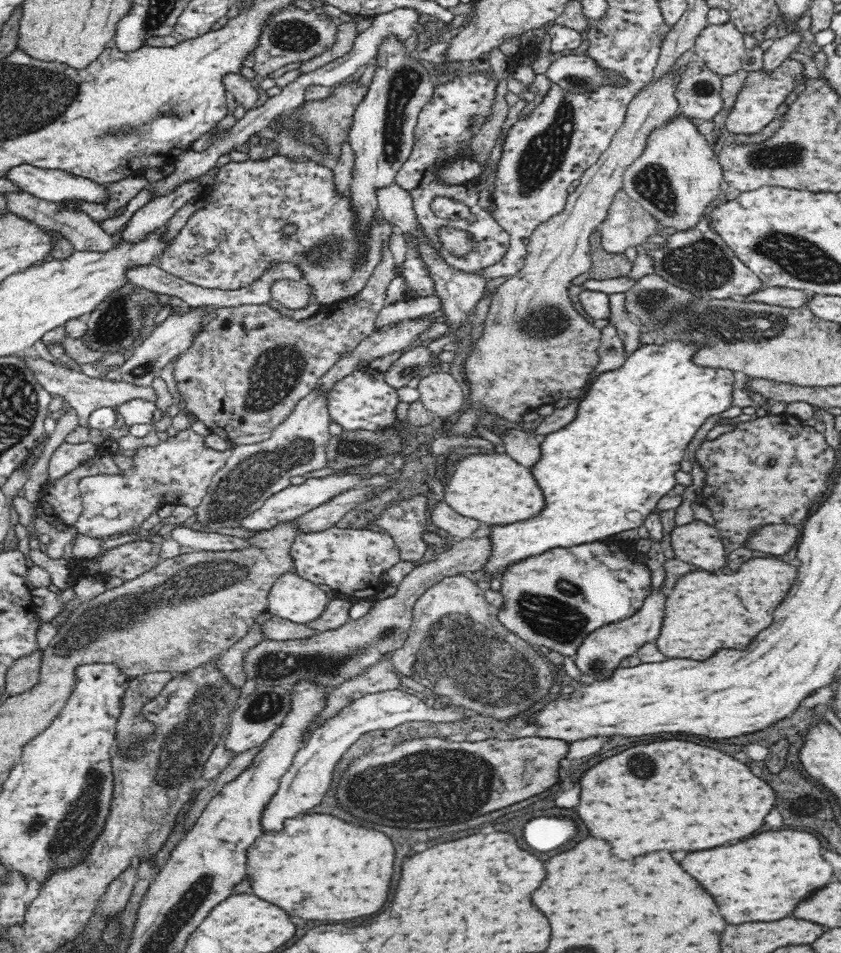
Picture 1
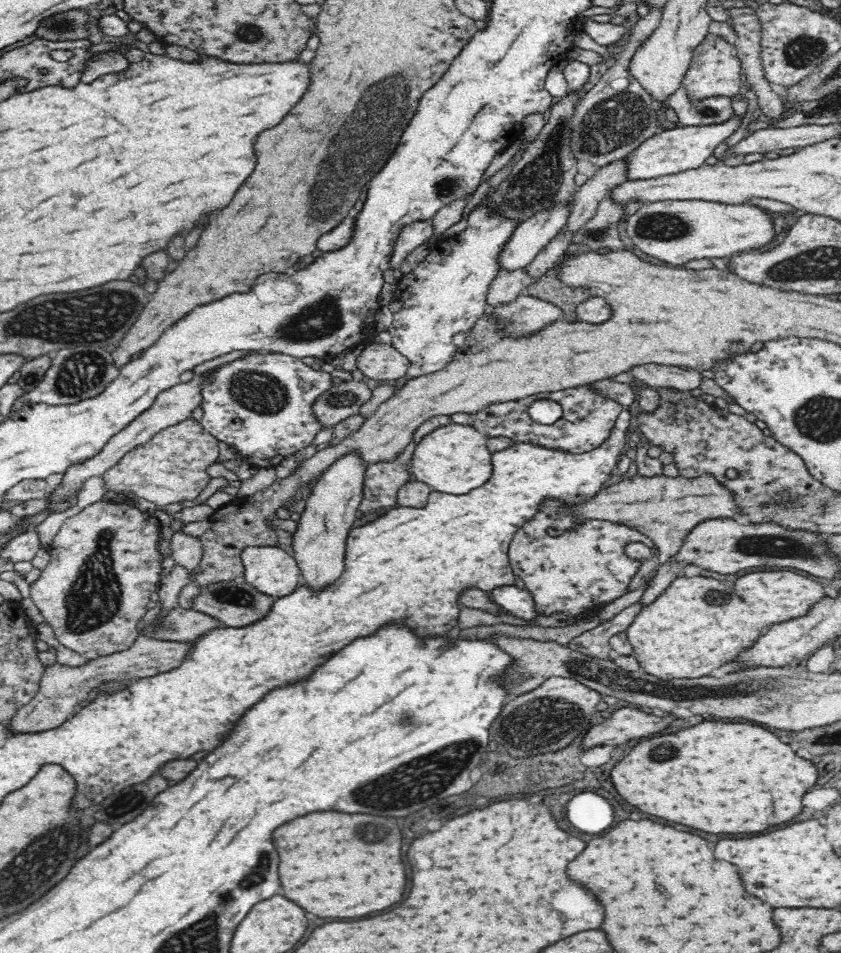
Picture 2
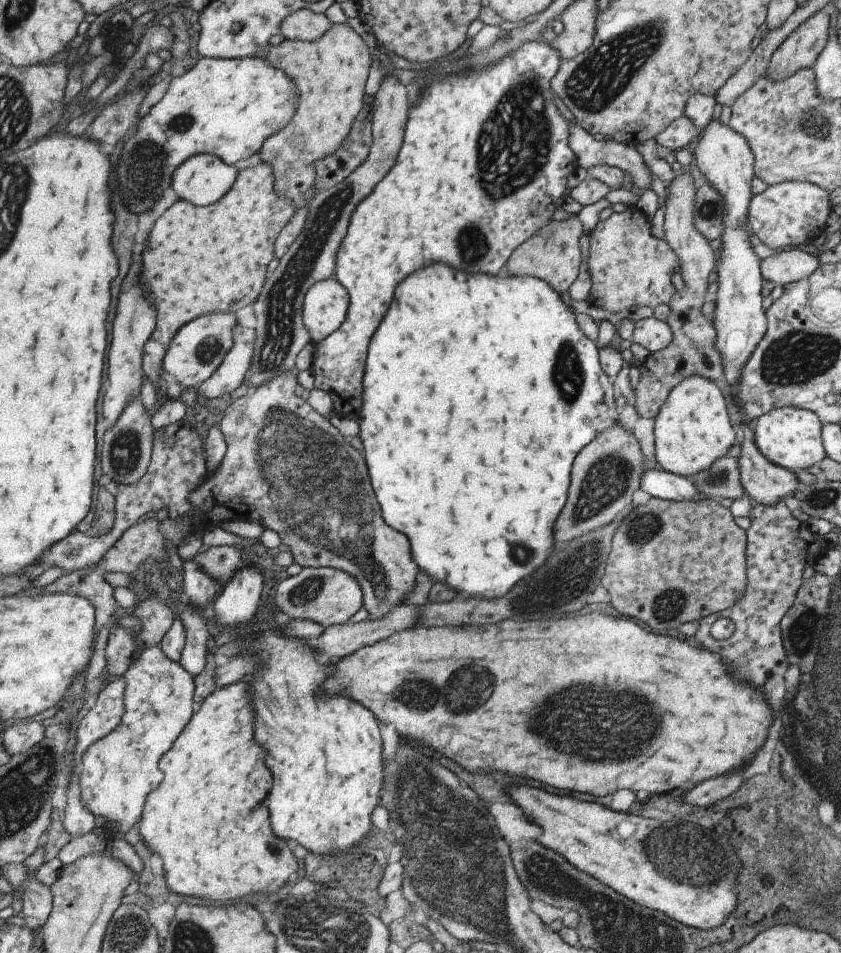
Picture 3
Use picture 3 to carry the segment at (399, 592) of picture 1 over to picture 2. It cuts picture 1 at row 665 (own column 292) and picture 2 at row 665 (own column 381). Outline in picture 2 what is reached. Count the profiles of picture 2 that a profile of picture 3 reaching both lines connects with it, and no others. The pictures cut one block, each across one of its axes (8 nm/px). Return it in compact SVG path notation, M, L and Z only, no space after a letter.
M139 635L134 644L122 652L109 654L90 660L78 667L55 663L45 668L42 673L40 688L33 700L17 710L17 714L9 722L7 729L14 734L34 734L58 728L63 722L74 716L82 702L88 698L92 690L98 690L101 684L108 682L124 682L126 679L141 679L178 668L184 662L192 642L162 641L146 635Z

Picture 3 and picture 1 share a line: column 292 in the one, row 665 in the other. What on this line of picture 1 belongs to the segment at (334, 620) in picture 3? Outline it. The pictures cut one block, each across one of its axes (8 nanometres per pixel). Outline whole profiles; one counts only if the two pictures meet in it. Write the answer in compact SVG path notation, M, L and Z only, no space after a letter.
M652 588L652 594L646 596L636 614L632 614L620 622L601 626L585 636L584 642L578 647L576 658L574 658L584 685L610 678L612 672L619 667L624 658L634 655L641 646L658 638L665 615L666 592L668 590L664 588L658 591Z

